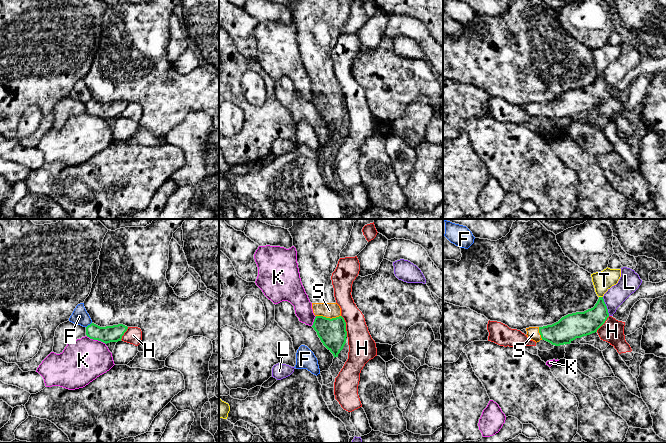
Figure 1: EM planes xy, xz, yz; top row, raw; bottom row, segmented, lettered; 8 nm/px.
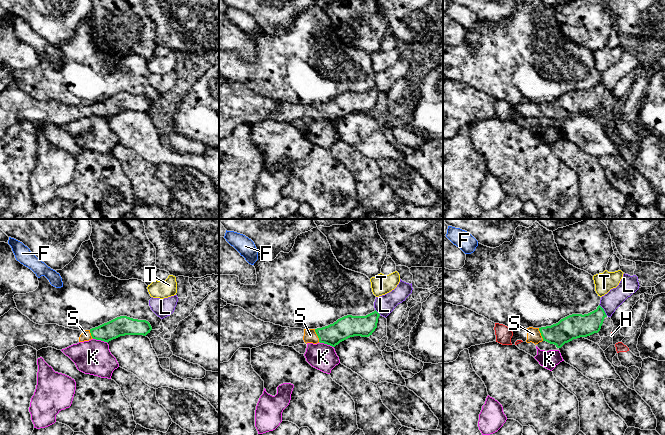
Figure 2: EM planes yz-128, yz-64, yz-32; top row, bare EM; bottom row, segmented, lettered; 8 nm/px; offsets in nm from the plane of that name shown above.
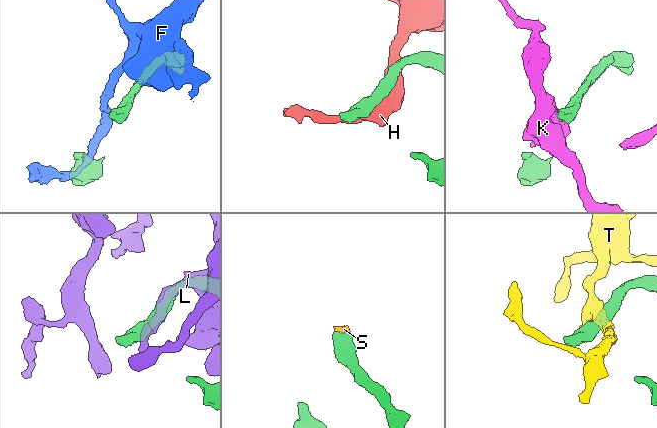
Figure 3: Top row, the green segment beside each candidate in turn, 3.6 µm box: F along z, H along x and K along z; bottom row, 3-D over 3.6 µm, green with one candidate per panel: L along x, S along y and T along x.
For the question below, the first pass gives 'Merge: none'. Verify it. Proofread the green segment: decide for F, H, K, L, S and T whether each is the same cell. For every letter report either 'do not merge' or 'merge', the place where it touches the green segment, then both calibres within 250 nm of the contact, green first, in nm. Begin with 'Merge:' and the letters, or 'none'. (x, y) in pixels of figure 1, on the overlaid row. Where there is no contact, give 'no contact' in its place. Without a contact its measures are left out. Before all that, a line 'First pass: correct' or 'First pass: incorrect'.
First pass: incorrect
Merge: S
F: do not merge | xy (88, 325) | 130/130 nm
H: do not merge | xz (345, 326) | 220/220 nm
K: do not merge | xy (96, 339) | 130/360 nm
L: do not merge | yz (606, 306) | 190/160 nm
S: merge | xz (328, 318) | 220/130 nm
T: do not merge | yz (601, 297) | 190/160 nm

